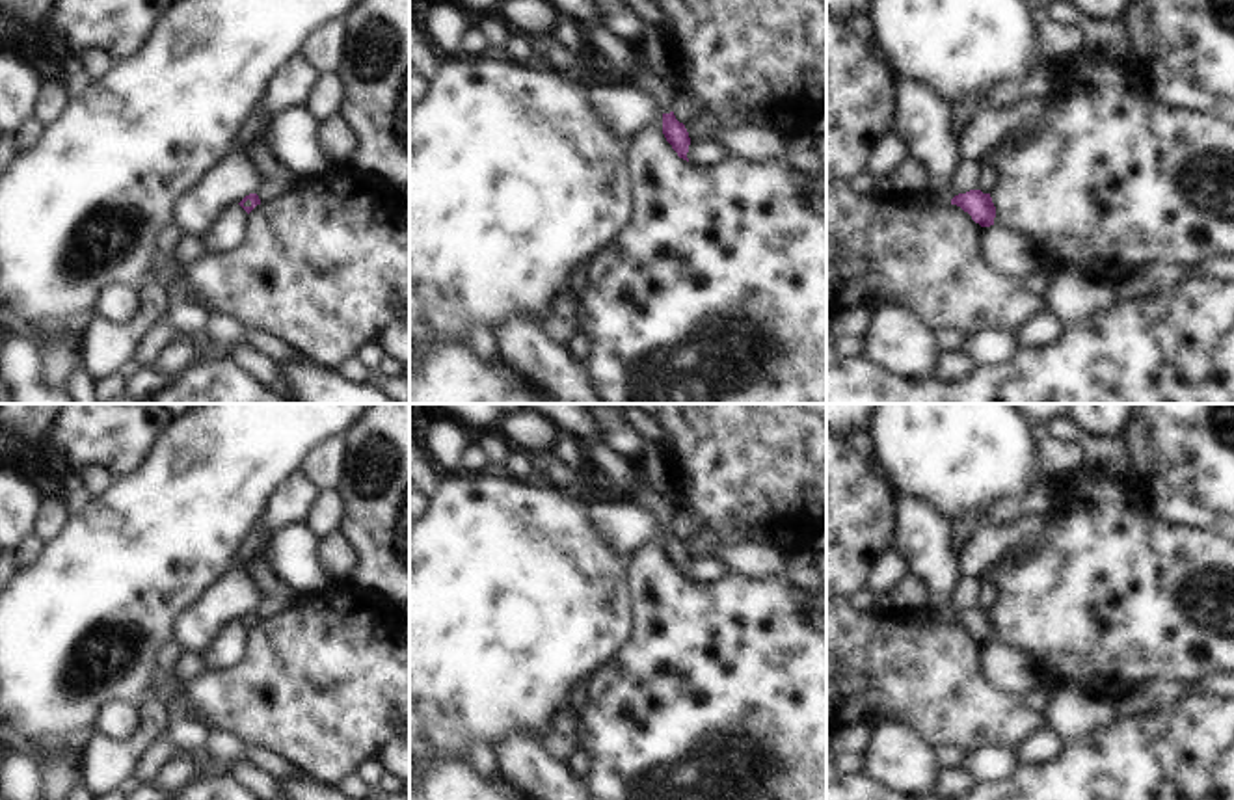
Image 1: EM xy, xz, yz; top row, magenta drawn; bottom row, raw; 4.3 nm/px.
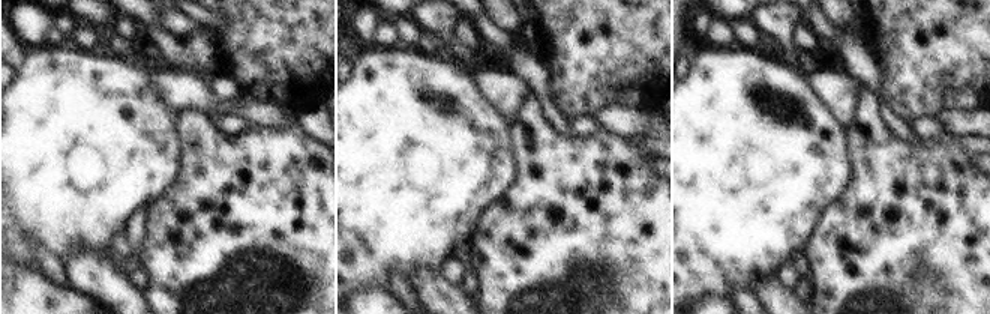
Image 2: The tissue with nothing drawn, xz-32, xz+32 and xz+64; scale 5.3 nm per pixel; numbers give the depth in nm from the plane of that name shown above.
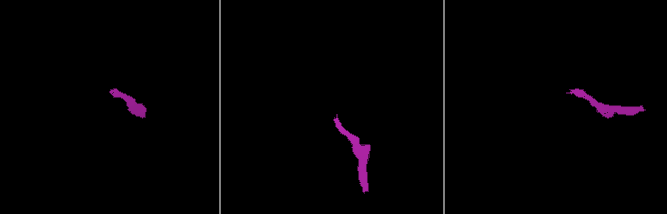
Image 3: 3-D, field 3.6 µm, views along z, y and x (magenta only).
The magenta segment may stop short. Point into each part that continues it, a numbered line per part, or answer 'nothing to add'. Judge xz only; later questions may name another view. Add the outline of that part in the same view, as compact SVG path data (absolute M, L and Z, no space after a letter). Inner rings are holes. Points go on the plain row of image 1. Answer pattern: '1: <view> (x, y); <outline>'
1: xz (665, 510); M642 489L642 491L631 493L627 497L627 500L651 510L657 515L663 530L670 530L674 527L677 510L676 510L674 502L668 500L666 497L663 497L651 489Z

